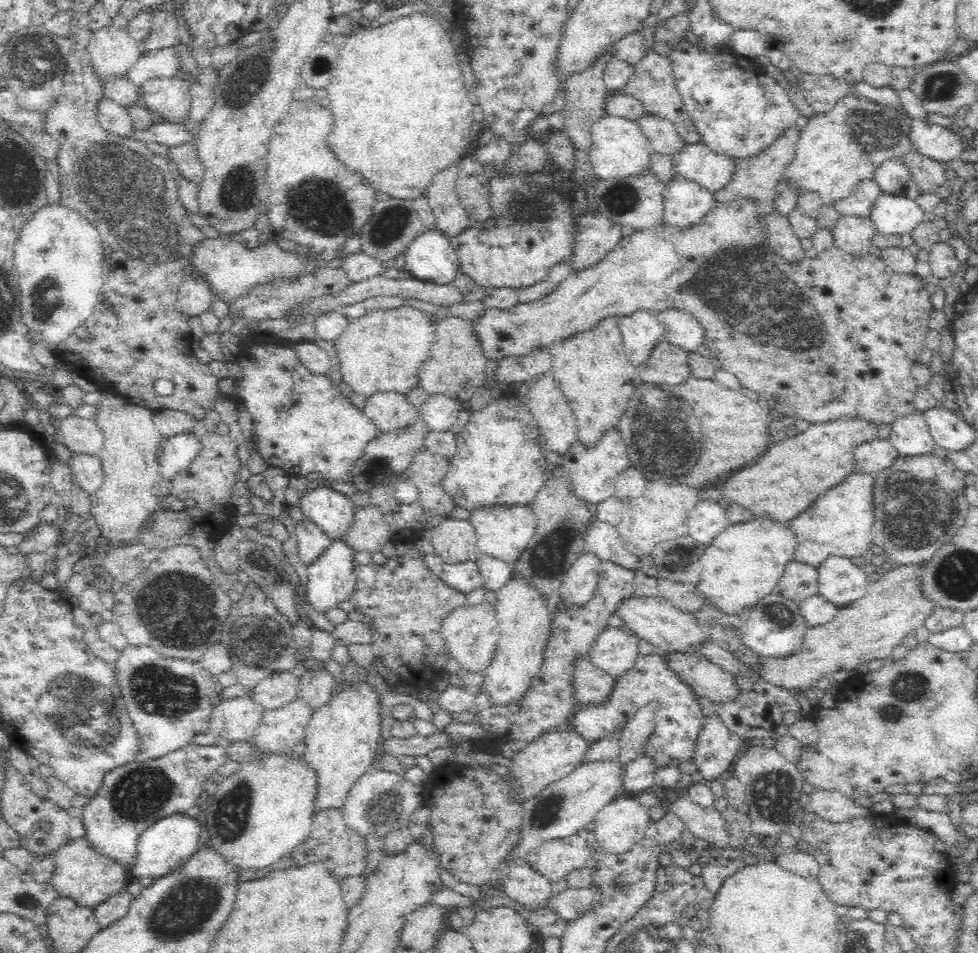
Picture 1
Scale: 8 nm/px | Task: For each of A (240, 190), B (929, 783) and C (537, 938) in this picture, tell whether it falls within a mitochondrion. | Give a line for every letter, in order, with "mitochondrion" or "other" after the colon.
A: mitochondrion
B: other
C: other

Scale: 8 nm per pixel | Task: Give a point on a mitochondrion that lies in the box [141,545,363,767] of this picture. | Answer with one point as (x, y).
(259, 645)

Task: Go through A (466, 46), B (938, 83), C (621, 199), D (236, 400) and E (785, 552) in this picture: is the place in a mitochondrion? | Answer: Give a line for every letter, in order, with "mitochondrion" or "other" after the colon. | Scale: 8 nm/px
A: other
B: mitochondrion
C: mitochondrion
D: other
E: other

